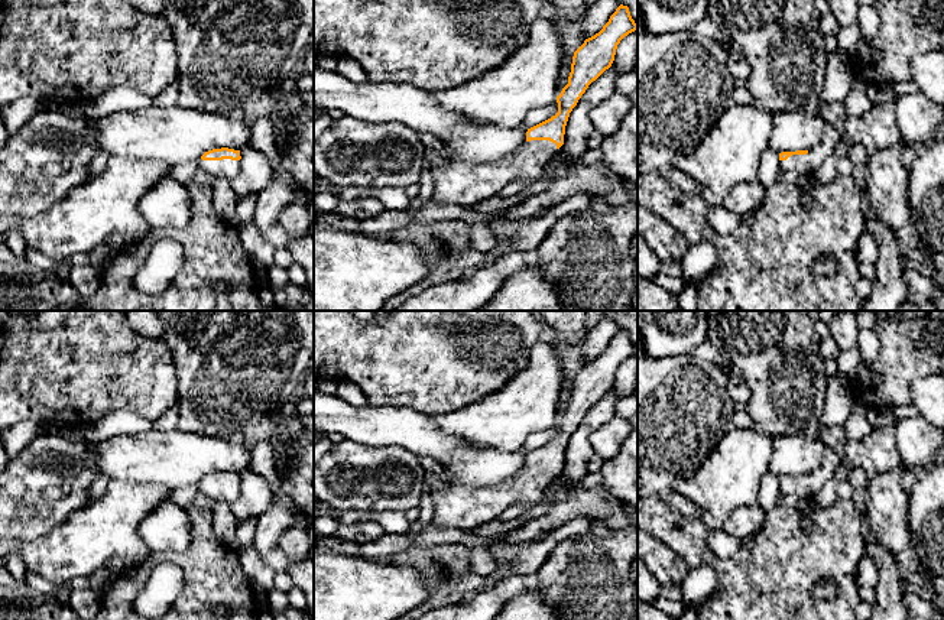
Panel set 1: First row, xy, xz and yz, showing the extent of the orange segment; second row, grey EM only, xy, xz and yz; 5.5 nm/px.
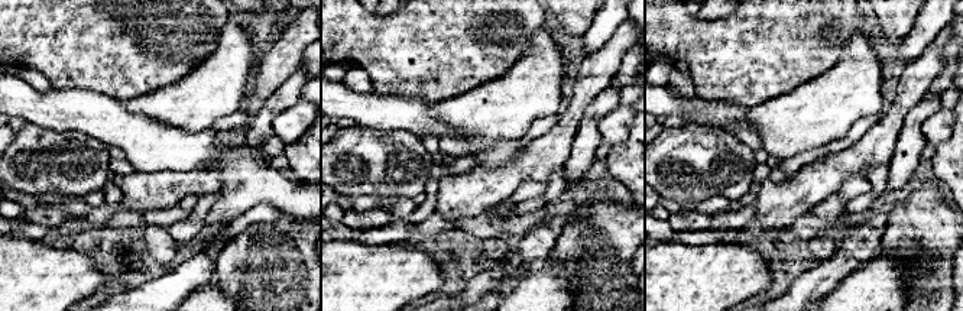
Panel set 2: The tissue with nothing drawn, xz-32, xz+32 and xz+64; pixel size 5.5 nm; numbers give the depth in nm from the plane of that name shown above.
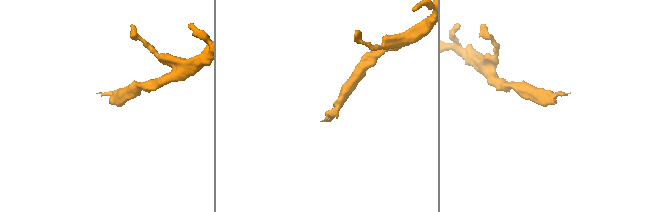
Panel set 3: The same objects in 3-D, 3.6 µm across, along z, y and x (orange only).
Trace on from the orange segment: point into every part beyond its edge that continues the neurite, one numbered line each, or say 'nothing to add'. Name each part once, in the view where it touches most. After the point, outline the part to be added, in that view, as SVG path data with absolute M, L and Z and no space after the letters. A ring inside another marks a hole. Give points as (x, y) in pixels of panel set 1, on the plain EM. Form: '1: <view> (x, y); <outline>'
1: xy (226, 492); M198 483L198 488L213 501L226 501L228 504L231 504L240 494L240 484L231 484L231 483L223 483L223 484Z

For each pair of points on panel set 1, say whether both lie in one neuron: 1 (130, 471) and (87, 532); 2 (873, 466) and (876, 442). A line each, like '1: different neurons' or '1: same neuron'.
1: different neurons
2: same neuron

